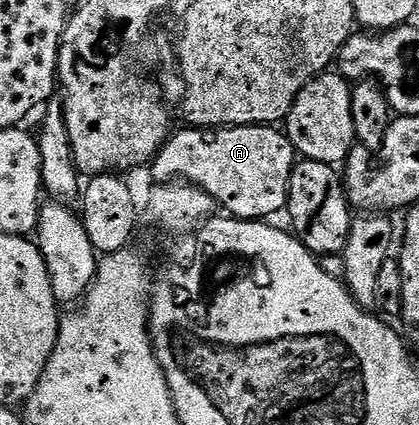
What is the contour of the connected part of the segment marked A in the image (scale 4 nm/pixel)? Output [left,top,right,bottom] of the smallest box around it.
[150,126,297,220]

